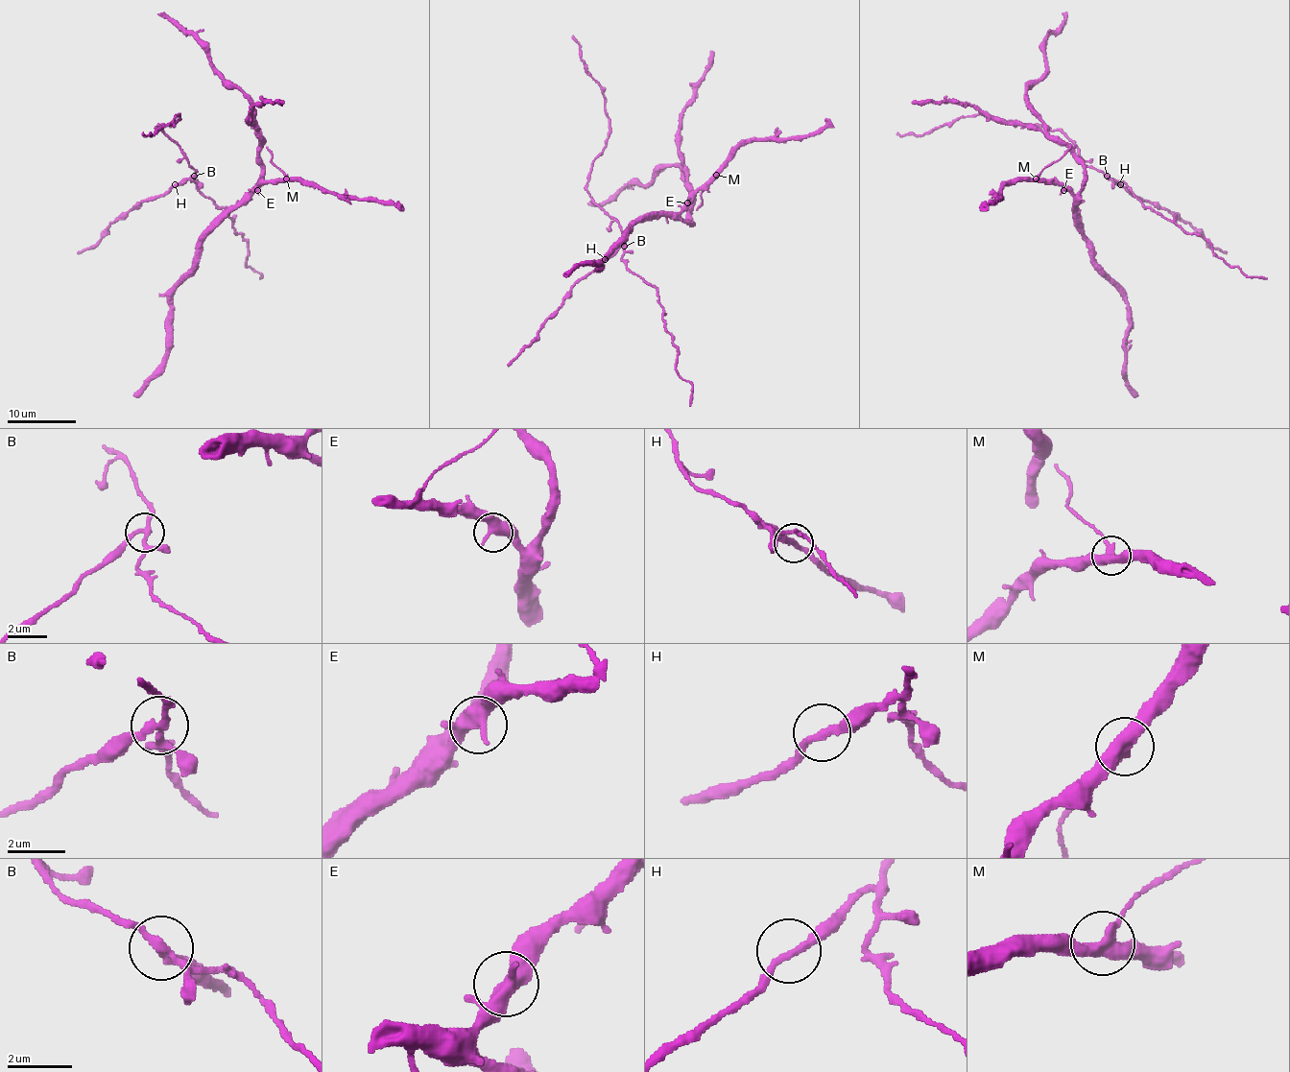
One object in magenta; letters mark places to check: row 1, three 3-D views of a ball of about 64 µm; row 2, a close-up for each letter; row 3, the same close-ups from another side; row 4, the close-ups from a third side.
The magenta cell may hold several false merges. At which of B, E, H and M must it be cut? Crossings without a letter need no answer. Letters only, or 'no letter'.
B, M

